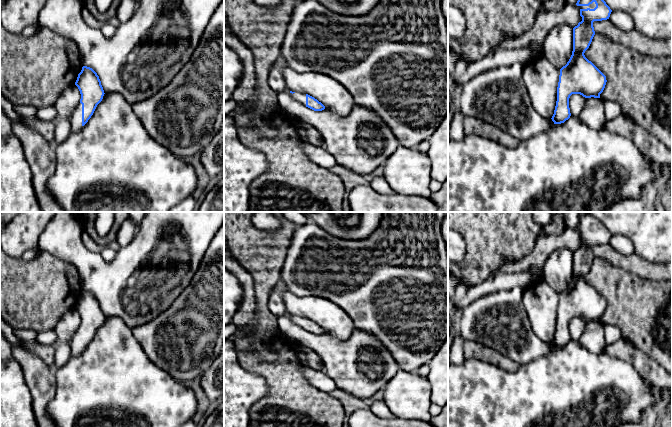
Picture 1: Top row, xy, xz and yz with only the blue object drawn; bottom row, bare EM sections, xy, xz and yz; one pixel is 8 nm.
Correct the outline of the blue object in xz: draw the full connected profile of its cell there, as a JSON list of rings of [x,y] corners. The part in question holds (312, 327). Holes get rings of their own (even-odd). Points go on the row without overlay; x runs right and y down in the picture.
[[[290,315],[290,317],[293,322],[295,322],[300,327],[314,335],[322,335],[325,333],[325,330],[321,326],[319,326],[317,323],[308,318],[297,317],[292,315]]]

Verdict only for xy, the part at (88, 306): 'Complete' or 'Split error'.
Split error

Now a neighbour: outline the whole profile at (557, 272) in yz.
[[[566,248],[553,251],[543,266],[543,280],[561,293],[569,285],[573,275],[573,252]]]

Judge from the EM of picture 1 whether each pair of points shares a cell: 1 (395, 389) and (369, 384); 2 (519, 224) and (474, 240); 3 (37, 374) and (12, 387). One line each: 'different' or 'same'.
1: different
2: same
3: different

